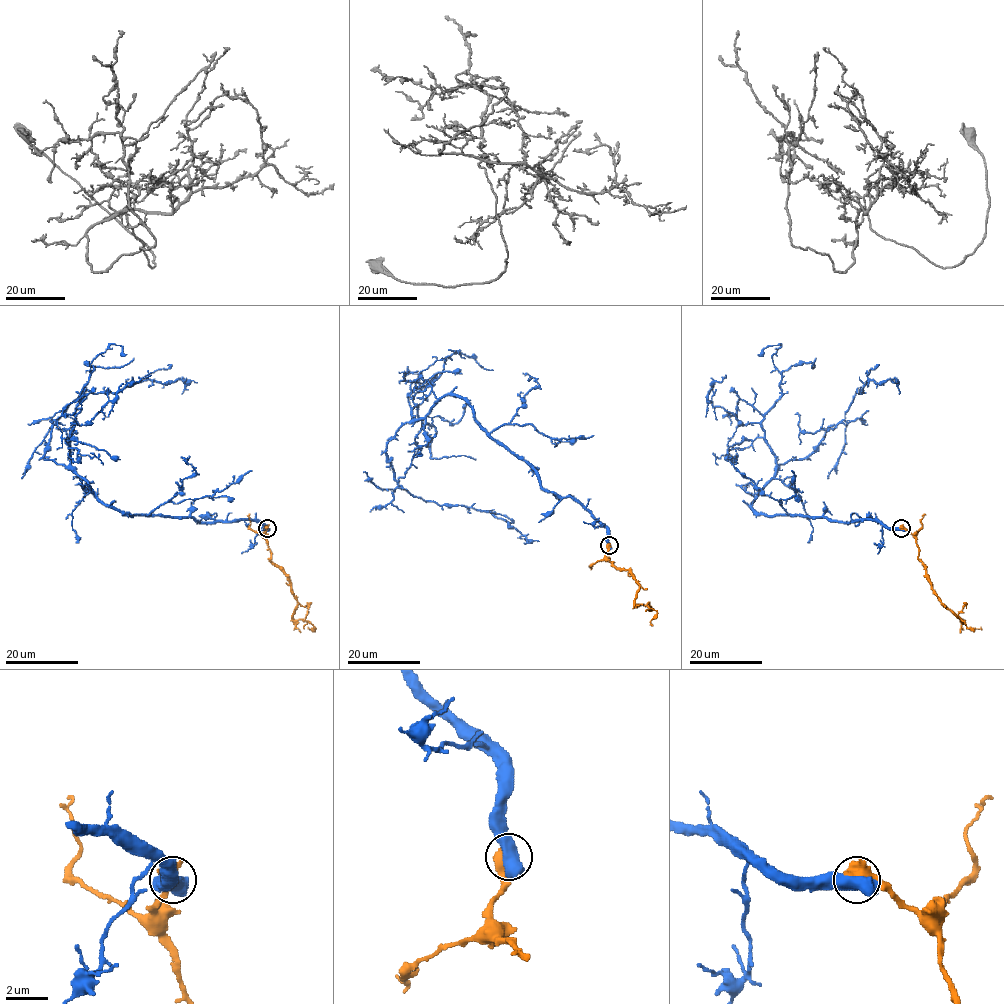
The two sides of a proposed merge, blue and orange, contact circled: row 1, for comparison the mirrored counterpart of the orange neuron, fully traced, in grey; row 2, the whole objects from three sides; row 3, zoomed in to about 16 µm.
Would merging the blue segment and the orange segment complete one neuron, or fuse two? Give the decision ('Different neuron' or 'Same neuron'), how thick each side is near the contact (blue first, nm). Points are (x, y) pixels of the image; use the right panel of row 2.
Different neuron. Thickness 800 nm (blue) against 750 nm

